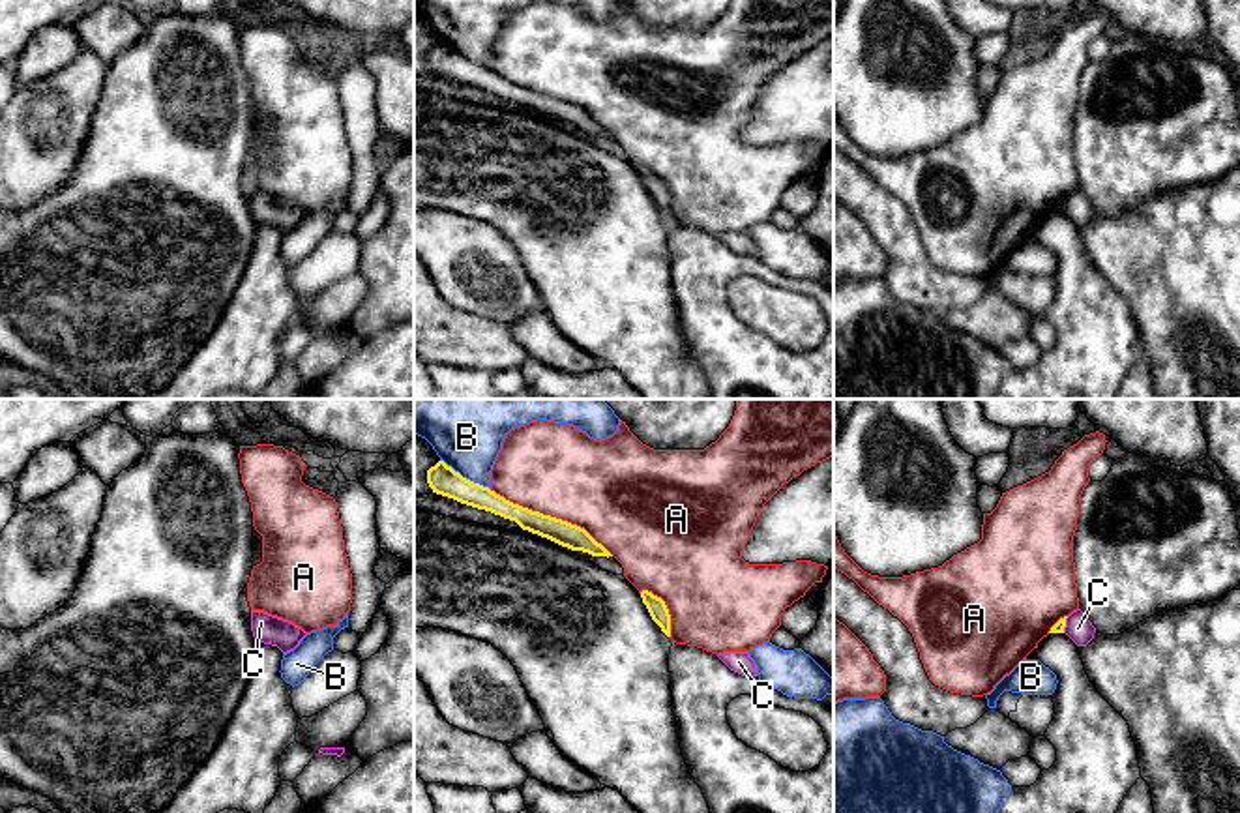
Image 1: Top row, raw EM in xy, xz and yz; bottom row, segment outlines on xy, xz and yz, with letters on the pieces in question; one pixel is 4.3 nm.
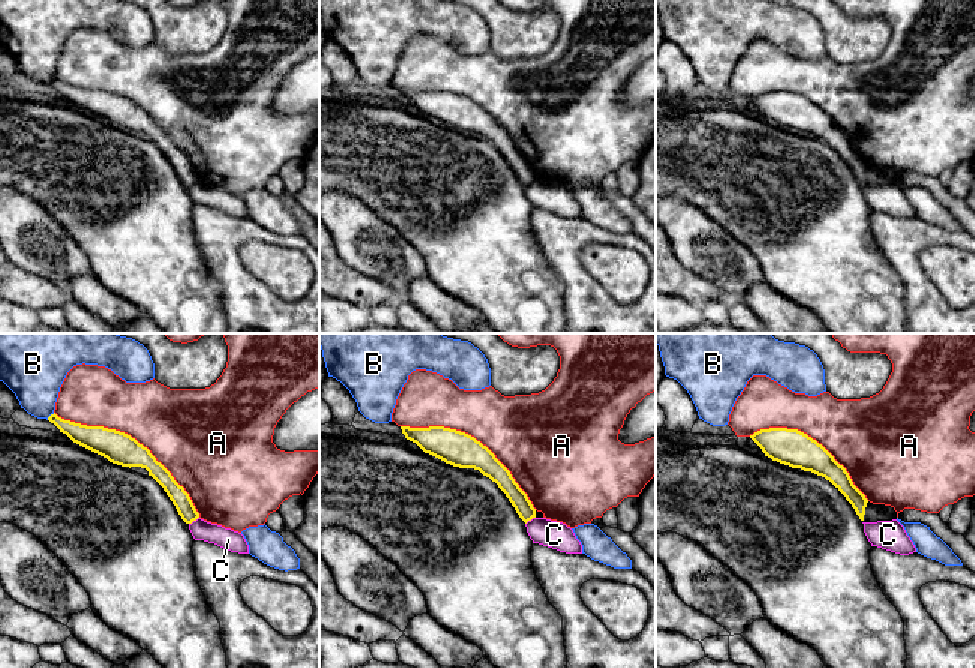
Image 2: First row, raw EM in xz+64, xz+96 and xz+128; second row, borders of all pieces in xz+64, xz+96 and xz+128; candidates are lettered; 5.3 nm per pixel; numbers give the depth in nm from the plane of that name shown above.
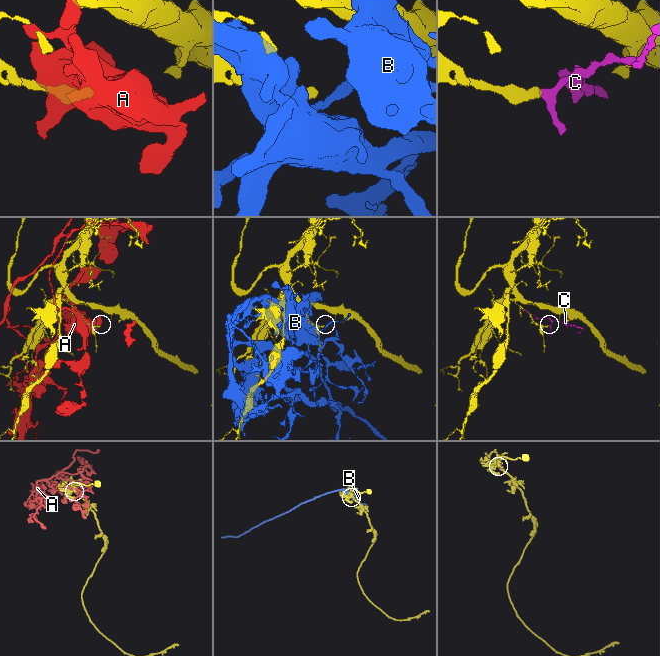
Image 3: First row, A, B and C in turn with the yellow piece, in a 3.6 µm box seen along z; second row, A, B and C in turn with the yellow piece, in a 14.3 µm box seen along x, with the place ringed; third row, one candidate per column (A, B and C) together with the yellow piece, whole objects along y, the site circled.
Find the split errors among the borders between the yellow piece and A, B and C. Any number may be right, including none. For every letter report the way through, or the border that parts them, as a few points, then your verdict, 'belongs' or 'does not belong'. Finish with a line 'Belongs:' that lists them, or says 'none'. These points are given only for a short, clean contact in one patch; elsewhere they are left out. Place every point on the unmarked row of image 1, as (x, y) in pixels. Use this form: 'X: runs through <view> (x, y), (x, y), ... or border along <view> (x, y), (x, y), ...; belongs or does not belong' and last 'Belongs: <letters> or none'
A: does not belong
B: does not belong
C: border along yz (1068, 197), (1062, 212); does not belong
Belongs: none

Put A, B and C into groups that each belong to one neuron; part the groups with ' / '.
A / B / C

